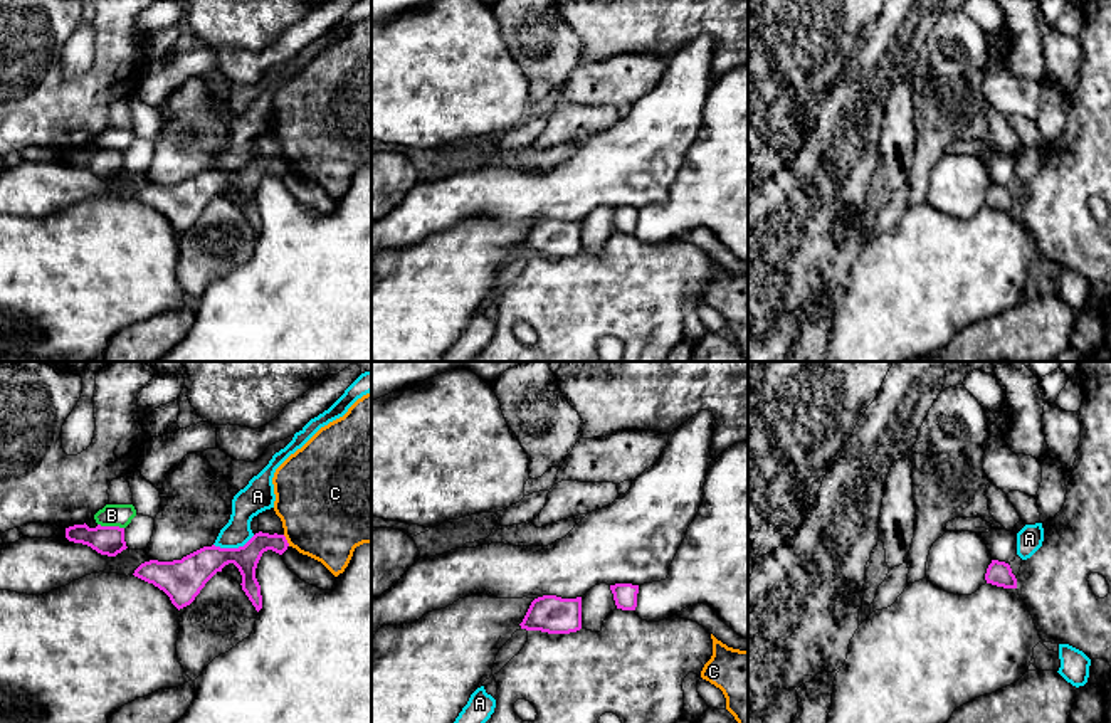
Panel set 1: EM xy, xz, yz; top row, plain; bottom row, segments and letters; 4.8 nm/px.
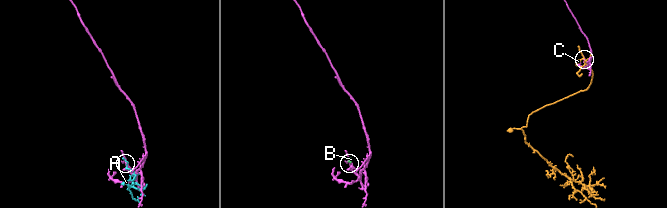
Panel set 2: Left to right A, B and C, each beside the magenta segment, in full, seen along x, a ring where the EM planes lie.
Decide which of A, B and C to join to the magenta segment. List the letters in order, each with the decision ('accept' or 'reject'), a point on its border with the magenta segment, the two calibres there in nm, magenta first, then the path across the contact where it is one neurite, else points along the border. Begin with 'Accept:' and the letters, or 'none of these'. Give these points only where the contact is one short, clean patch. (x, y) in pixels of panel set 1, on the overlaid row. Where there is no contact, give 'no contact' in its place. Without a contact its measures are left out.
Accept: none of these
A: reject; meets magenta in xy at (234, 548); 170 nm thick on the magenta side, 140 nm on the other; border along xy (254, 535), (237, 547), (214, 545)
B: reject; meets magenta in xy at (111, 527); 140 nm thick on the magenta side, 110 nm on the other; border along xy (98, 523), (123, 528)
C: reject; meets magenta in xy at (286, 540); 120 nm thick on the magenta side, 460 nm on the other

